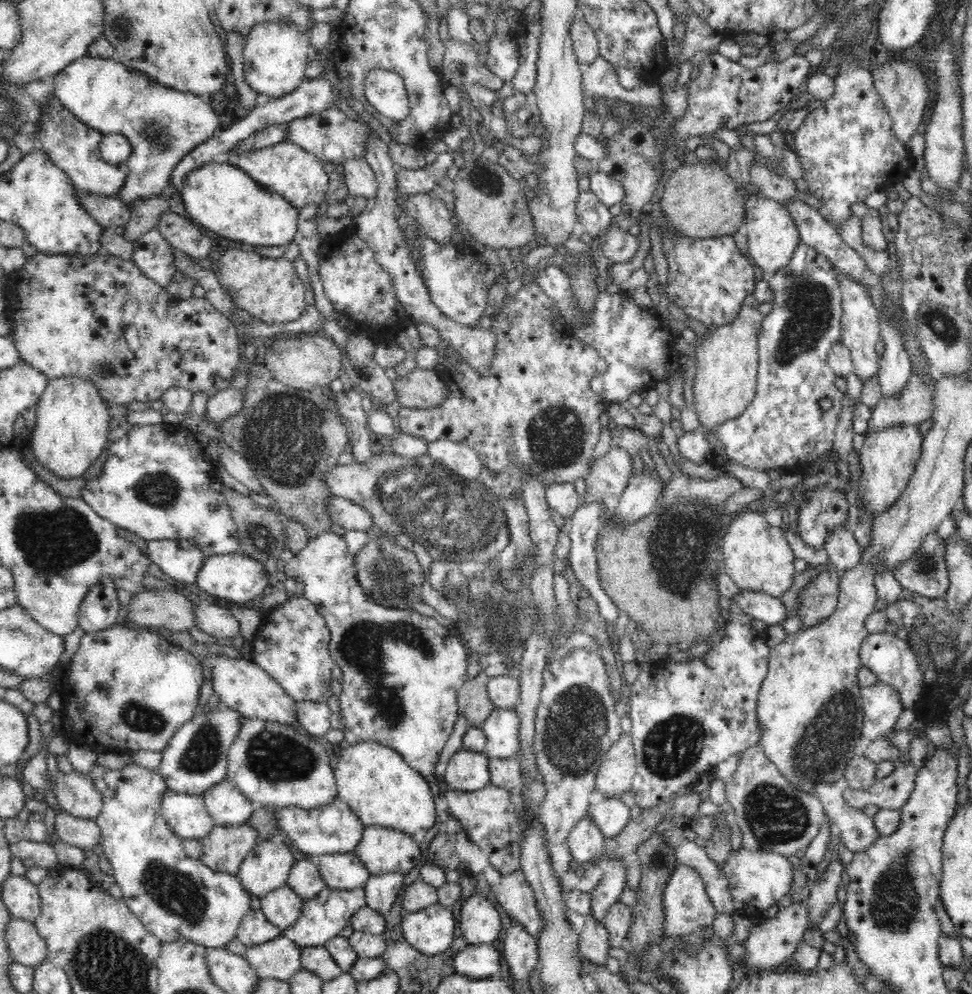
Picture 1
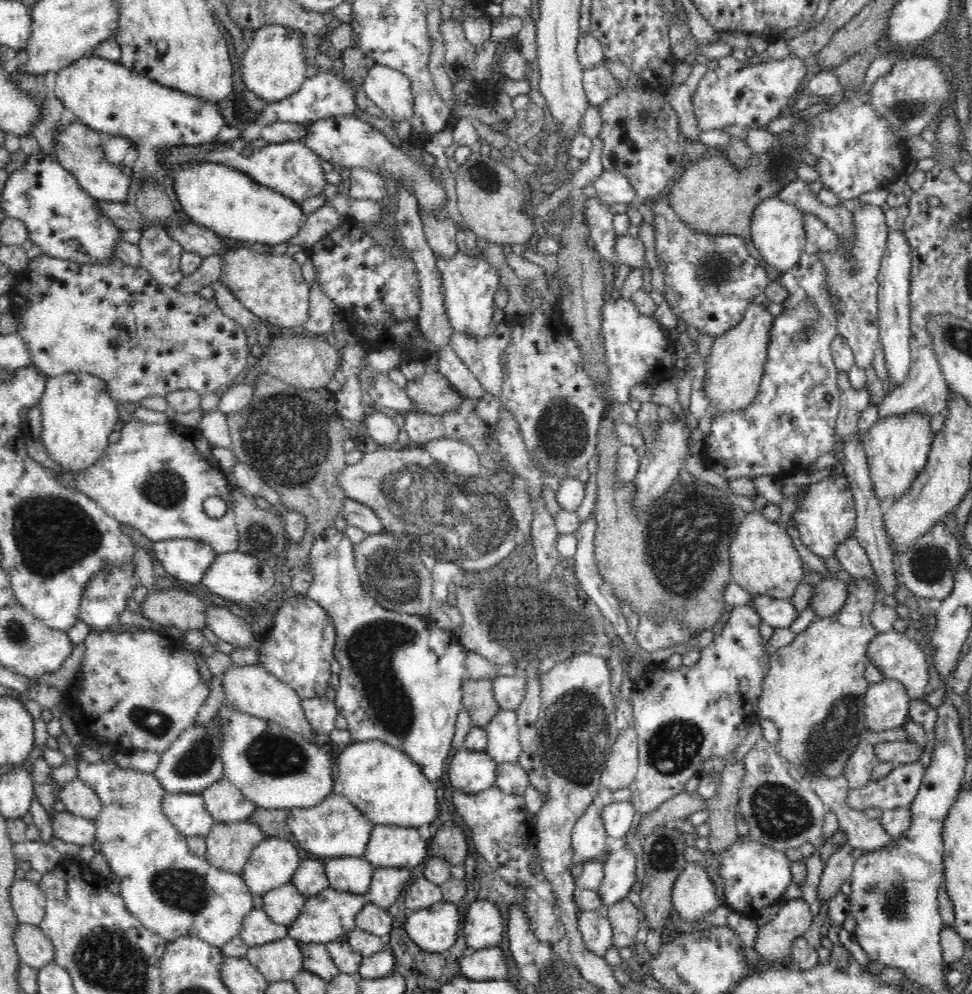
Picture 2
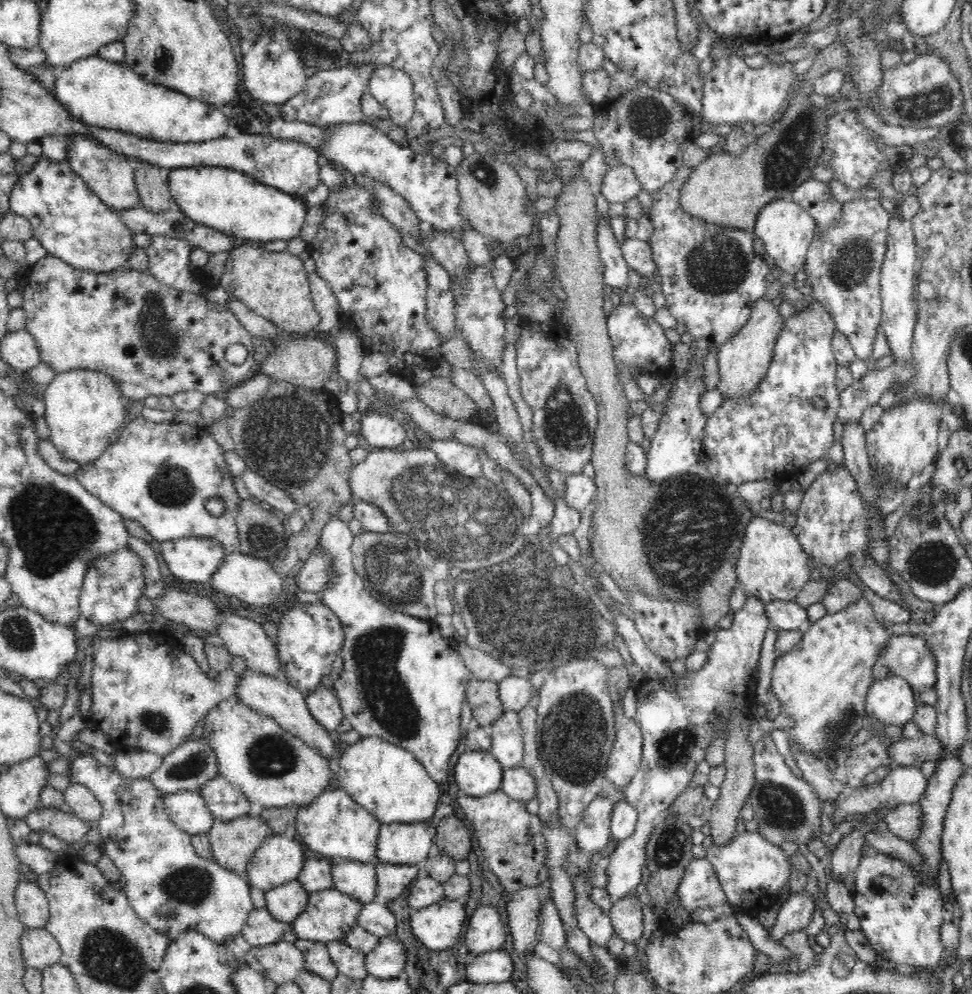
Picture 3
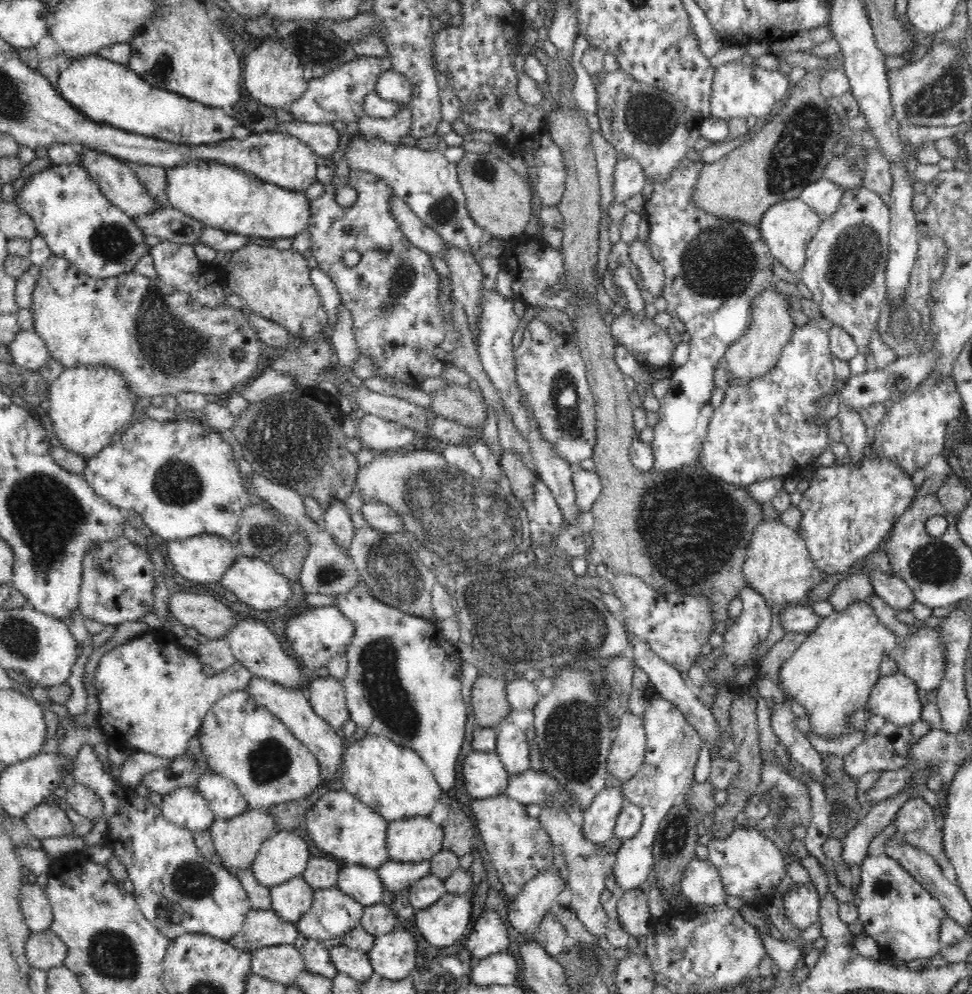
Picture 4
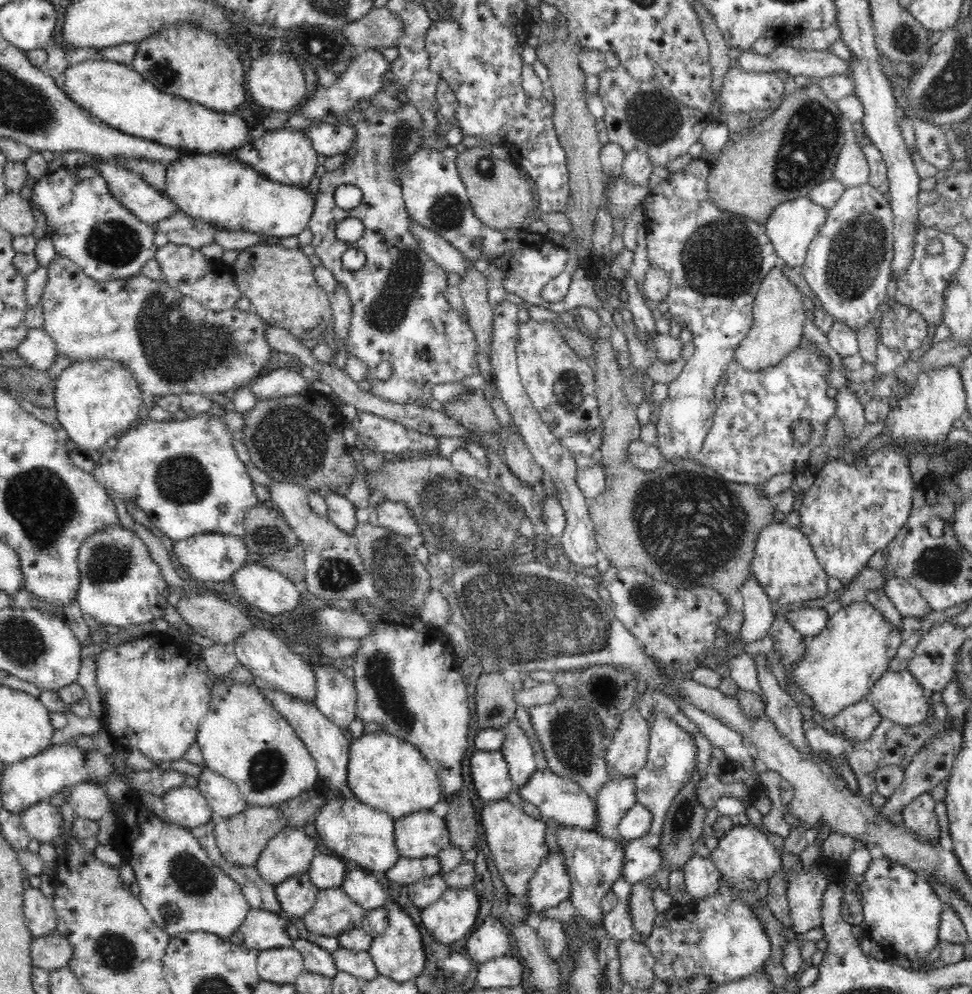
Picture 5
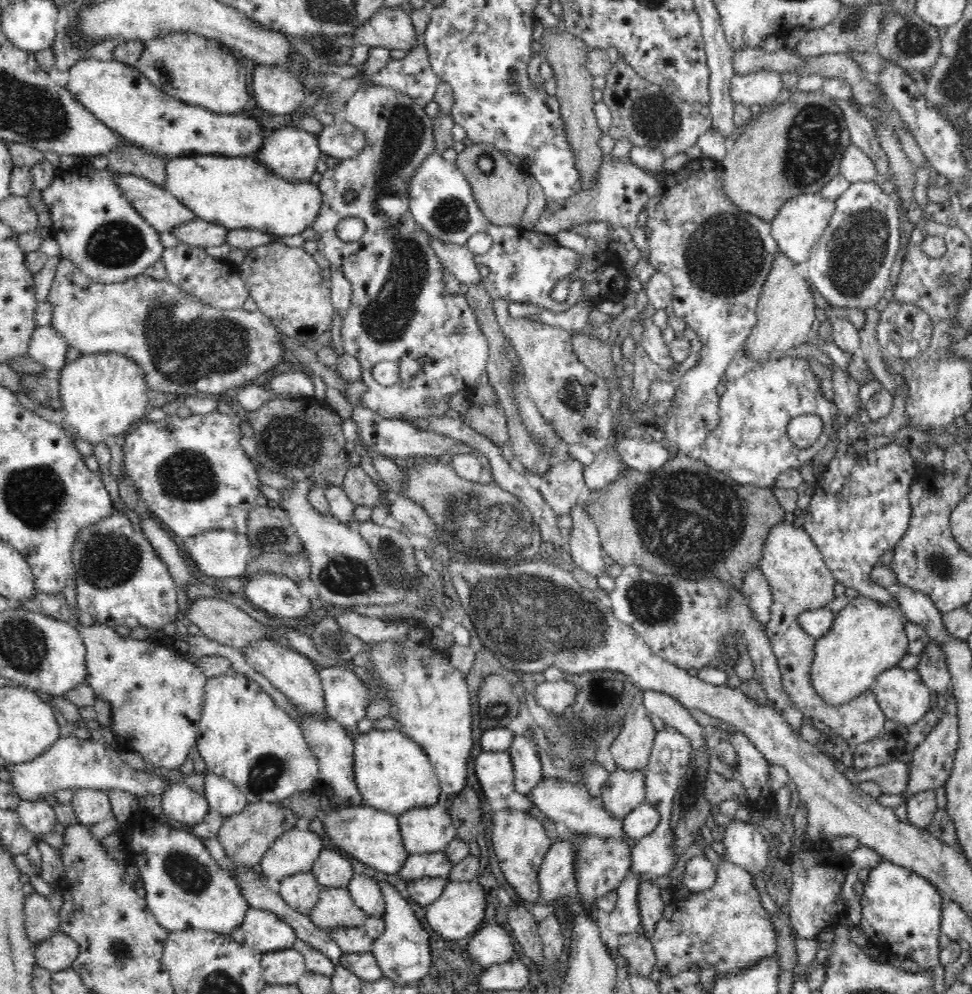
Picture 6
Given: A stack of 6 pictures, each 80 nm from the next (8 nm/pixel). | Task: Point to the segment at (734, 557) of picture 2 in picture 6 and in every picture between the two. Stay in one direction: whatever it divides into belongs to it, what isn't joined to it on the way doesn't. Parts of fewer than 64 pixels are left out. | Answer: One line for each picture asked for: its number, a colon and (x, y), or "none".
3: (772, 565)
4: (779, 566)
5: (784, 564)
6: (799, 579)

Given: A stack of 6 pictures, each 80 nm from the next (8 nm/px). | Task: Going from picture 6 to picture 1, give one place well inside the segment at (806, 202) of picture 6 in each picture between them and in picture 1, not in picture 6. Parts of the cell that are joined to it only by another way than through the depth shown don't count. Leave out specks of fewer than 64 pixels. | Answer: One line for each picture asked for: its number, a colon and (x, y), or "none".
1: (772, 235)
2: (777, 230)
3: (786, 229)
4: (787, 227)
5: (791, 226)

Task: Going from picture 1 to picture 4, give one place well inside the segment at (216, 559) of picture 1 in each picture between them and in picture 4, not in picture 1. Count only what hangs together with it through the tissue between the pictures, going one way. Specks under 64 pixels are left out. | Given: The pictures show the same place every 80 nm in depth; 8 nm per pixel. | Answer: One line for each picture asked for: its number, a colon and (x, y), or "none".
2: (234, 575)
3: (247, 578)
4: (253, 581)

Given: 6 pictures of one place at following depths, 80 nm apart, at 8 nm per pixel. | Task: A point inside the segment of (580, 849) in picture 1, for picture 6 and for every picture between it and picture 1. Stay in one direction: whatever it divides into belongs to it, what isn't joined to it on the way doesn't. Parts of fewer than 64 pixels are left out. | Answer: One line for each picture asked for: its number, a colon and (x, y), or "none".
2: (589, 835)
3: (593, 833)
4: (600, 817)
5: (613, 801)
6: (626, 790)

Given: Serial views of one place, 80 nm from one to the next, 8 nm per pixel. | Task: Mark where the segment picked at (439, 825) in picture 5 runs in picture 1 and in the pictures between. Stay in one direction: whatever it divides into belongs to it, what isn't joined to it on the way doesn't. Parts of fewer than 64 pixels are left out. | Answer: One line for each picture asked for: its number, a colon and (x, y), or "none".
1: (382, 850)
2: (389, 846)
3: (398, 843)
4: (411, 840)

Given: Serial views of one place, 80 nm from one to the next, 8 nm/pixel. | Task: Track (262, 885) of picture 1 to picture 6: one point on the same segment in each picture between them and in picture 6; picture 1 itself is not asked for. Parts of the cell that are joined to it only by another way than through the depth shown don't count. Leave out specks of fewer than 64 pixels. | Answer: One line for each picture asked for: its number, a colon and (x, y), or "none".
2: (271, 865)
3: (278, 860)
4: (283, 856)
5: (290, 852)
6: (296, 851)

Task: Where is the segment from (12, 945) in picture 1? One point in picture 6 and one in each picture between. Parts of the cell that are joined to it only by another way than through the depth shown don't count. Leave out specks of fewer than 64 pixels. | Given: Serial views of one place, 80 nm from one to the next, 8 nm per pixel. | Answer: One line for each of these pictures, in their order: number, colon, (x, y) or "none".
2: (35, 949)
3: (40, 949)
4: (44, 950)
5: (52, 951)
6: (57, 953)

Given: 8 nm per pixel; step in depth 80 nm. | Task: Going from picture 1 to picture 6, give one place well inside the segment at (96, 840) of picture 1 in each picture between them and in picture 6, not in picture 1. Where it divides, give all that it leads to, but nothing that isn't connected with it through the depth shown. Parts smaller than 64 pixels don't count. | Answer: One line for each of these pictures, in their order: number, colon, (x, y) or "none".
2: (75, 830)
3: (67, 827)
4: (45, 821)
5: (43, 821)
6: (38, 816)

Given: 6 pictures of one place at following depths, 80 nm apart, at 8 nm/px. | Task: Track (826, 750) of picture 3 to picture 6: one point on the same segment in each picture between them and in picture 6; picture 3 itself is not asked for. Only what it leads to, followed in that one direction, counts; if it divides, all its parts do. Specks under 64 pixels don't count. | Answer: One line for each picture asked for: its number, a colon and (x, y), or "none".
4: (832, 673)
5: (841, 664)
6: (866, 638)

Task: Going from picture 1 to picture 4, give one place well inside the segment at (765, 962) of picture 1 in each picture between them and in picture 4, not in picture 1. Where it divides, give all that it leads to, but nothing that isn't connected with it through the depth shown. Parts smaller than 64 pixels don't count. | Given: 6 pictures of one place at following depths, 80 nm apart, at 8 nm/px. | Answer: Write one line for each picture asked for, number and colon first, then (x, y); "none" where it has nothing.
2: (774, 939)
3: (796, 913)
4: (802, 903)

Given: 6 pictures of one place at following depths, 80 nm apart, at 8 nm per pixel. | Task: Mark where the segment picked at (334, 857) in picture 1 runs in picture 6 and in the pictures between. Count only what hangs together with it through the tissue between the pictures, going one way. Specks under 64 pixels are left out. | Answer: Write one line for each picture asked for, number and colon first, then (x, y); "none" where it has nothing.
2: (353, 875)
3: (357, 879)
4: (361, 883)
5: (363, 887)
6: (365, 891)

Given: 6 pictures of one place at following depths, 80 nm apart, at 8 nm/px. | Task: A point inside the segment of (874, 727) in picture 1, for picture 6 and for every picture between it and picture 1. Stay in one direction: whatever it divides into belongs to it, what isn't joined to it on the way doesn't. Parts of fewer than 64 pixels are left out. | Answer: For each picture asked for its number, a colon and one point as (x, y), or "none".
2: (886, 703)
3: (891, 701)
4: (895, 697)
5: (898, 696)
6: (901, 693)

